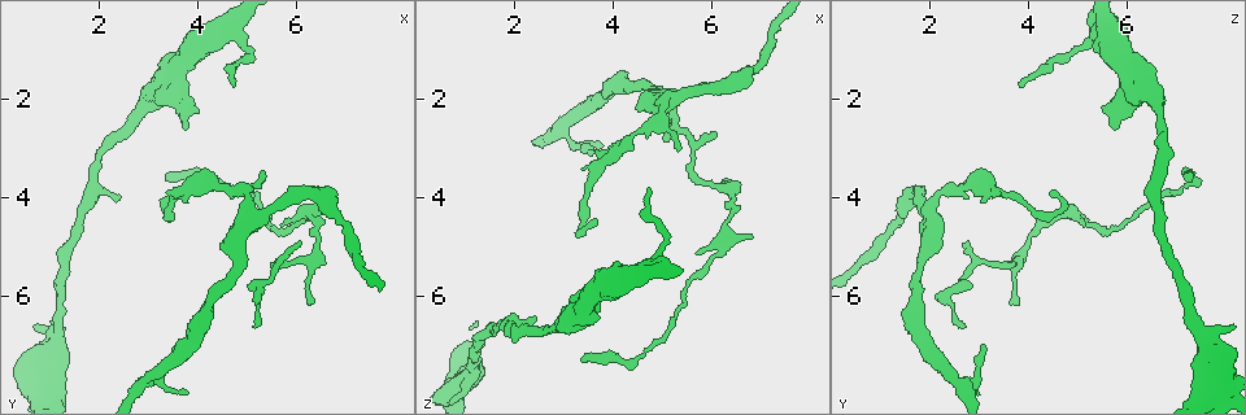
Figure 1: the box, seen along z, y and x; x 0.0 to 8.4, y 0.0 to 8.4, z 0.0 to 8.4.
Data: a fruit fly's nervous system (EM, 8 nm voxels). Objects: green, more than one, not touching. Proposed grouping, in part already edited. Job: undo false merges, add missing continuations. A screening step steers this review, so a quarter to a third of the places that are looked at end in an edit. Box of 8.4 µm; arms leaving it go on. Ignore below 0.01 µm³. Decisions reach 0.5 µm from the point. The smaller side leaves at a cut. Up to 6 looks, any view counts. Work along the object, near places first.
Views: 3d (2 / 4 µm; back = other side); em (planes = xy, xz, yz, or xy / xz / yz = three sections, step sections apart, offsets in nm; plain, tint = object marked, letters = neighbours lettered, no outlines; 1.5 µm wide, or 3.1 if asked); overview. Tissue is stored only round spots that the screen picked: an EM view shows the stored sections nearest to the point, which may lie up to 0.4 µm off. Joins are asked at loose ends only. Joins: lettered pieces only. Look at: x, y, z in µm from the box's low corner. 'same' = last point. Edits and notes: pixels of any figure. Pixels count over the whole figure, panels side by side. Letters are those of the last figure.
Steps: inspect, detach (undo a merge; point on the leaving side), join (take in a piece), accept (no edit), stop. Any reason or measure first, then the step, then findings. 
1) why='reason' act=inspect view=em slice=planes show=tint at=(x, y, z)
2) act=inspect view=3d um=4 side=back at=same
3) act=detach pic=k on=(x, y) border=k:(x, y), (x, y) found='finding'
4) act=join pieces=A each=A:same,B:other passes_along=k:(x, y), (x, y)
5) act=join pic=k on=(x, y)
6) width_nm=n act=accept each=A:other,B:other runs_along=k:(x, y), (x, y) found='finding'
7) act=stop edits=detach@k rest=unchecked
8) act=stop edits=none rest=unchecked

why='thin end' act=inspect view=em slice=planes show=letters at=(5.40, 3.45, 3.00)

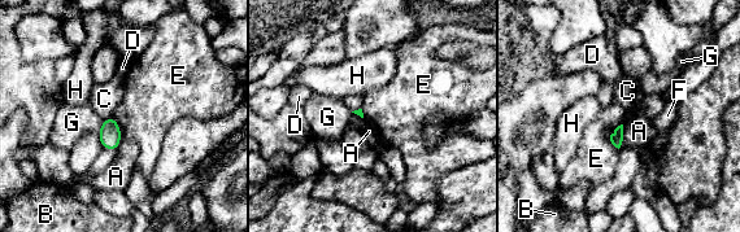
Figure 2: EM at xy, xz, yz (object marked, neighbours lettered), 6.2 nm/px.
act=accept each=A:other,B:other,C:other,D:other,E:other,F:other,G:other,H:other found='no lettered piece goes on from it'

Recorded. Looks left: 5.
why='branch stops here' act=inspect view=3d um=4 at=(3.70, 3.90, 4.40)

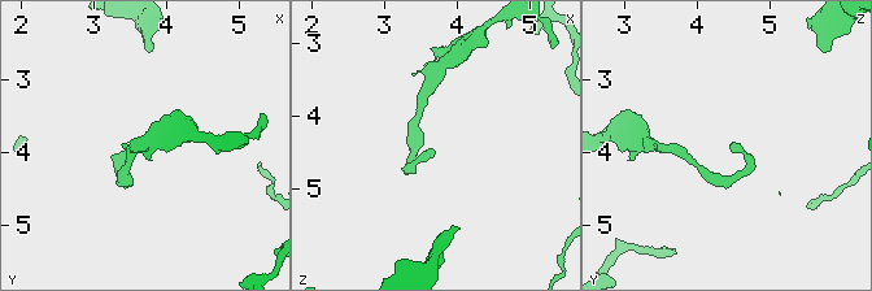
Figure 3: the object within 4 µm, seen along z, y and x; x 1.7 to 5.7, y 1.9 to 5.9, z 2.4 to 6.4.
act=inspect view=em slice=planes show=letters at=(3.70, 3.90, 4.40)

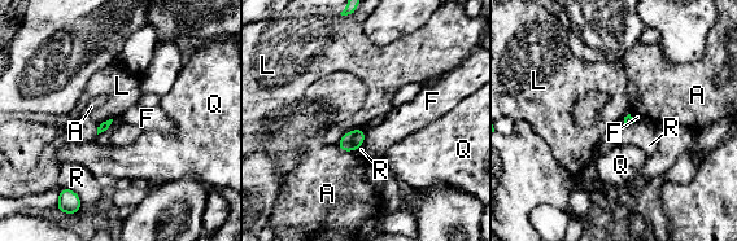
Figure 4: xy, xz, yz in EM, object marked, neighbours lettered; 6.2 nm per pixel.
act=accept each=A:other,F:other,L:other,Q:other,R:other found='none of them fits'

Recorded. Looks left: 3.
why='branch stops here' act=inspect view=em slice=planes show=letters at=(2.40, 4.00, 6.50)

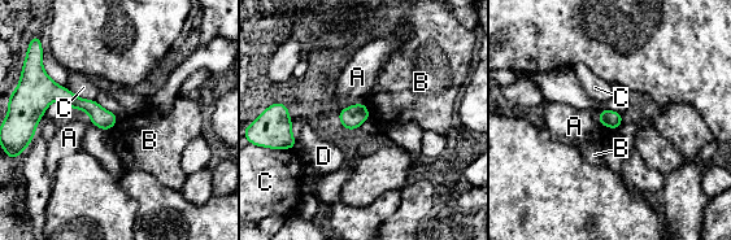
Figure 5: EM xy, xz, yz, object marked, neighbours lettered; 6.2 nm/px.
act=accept each=A:other,B:other,C:other,D:other runs_along=5:(34, 112), (66, 95), (113, 120) found='none of them fits'

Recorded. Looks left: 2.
act=stop edits=none rest=unchecked

